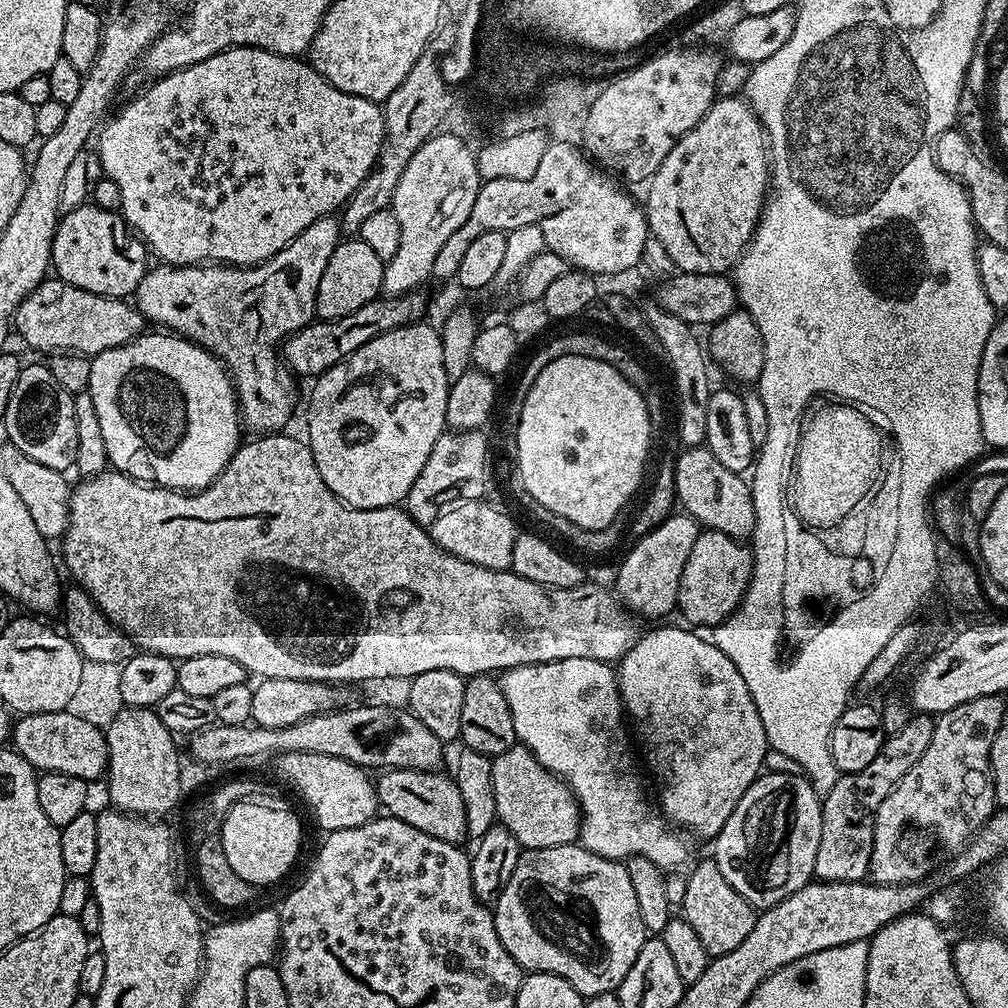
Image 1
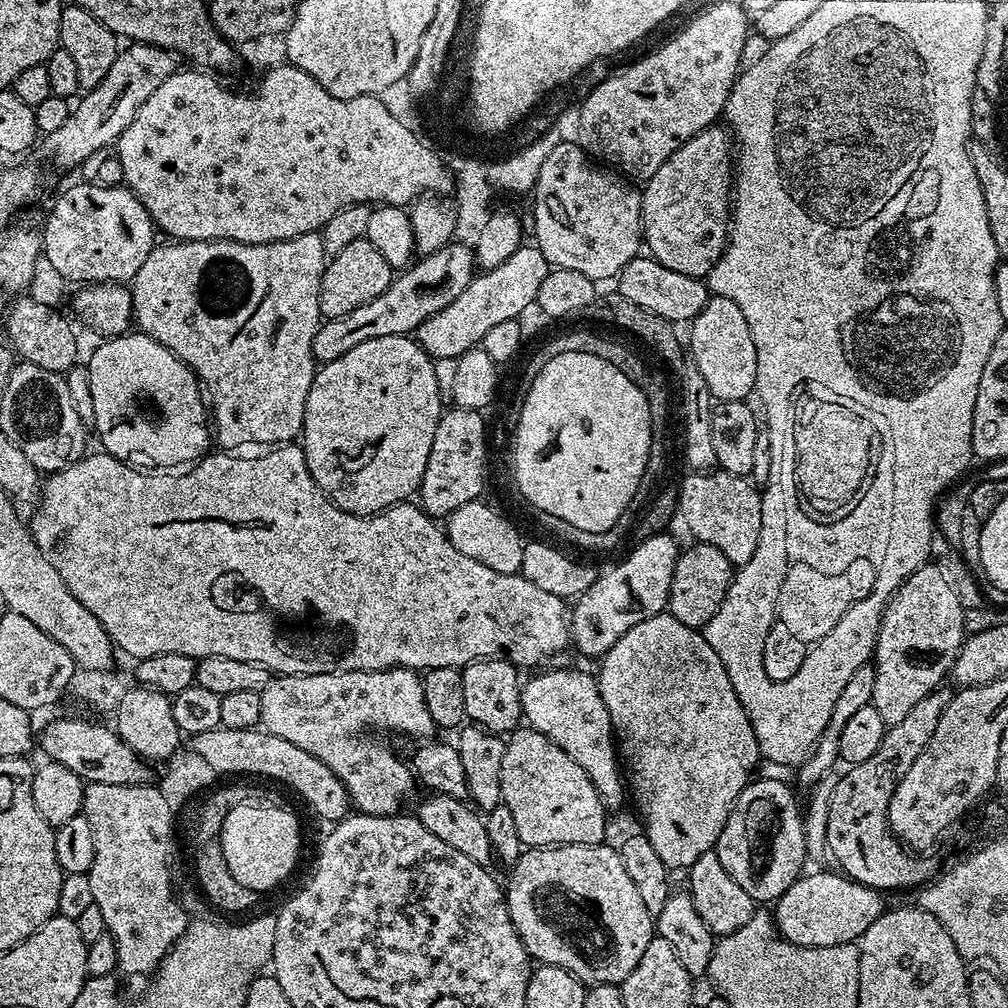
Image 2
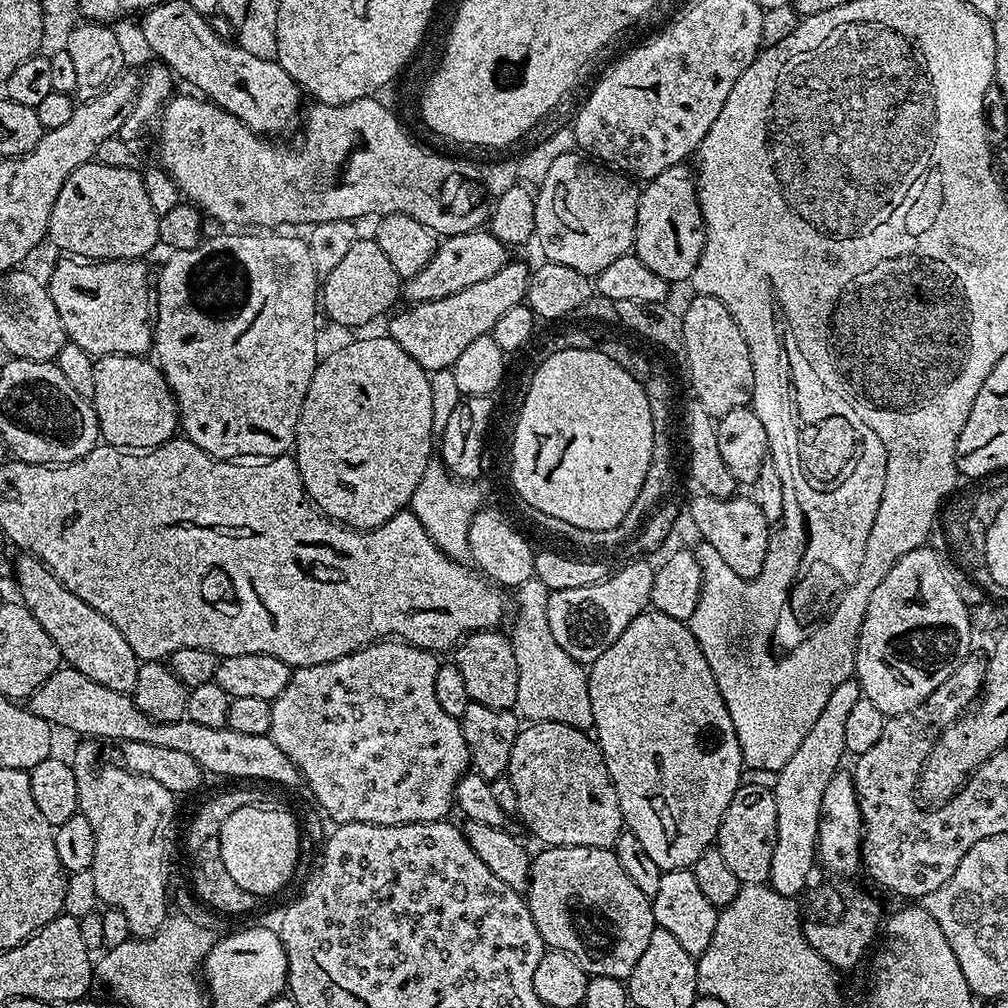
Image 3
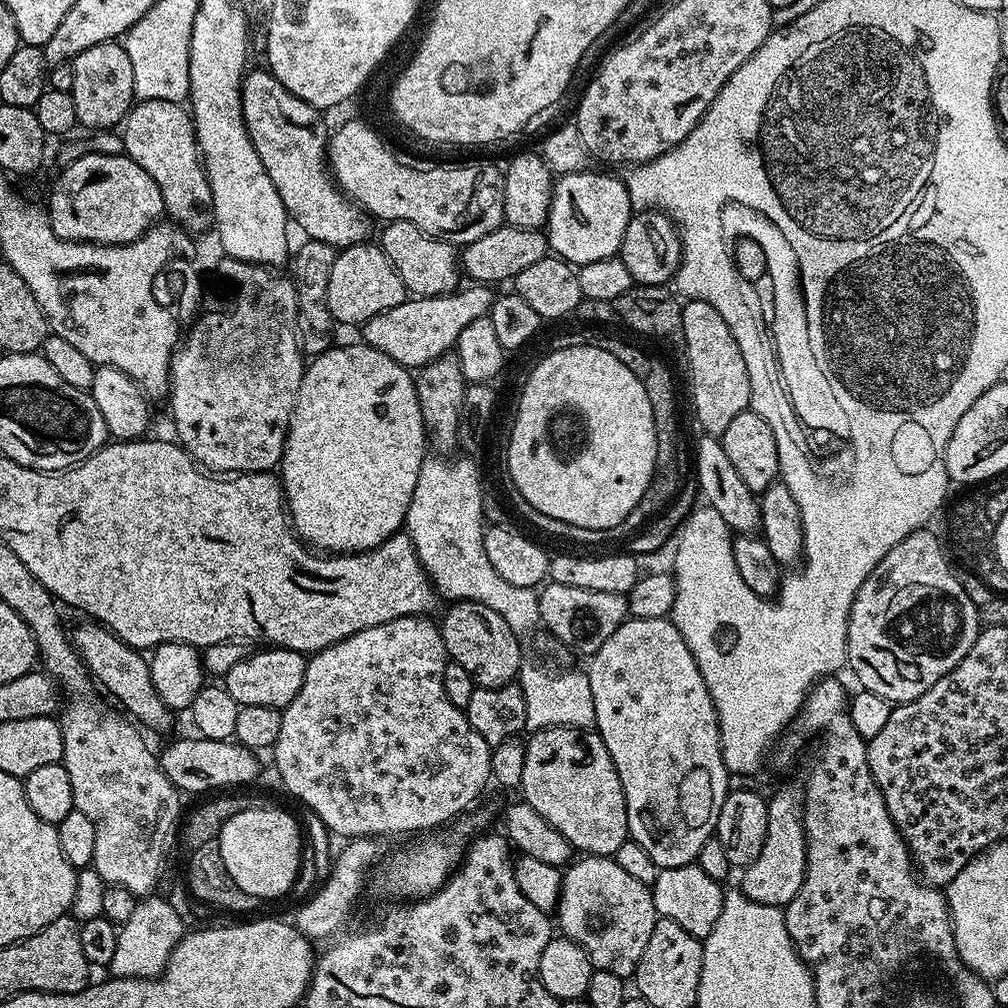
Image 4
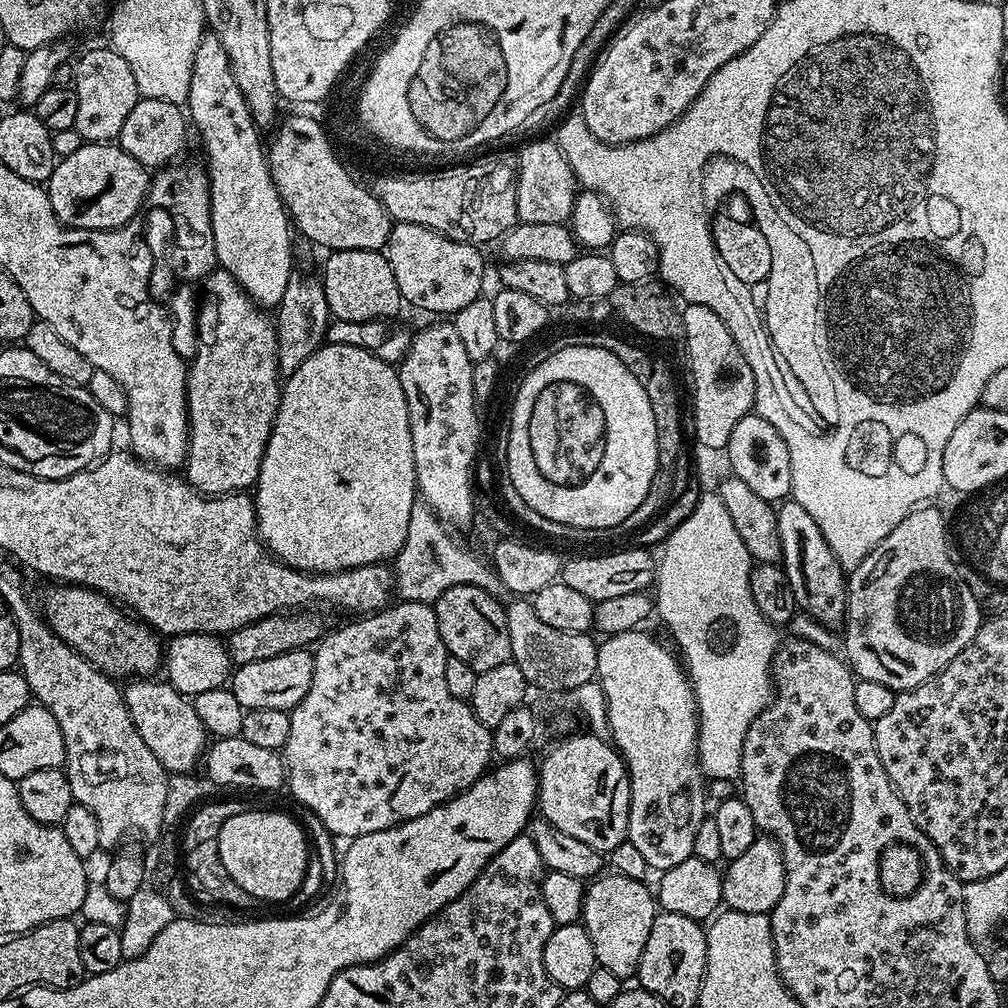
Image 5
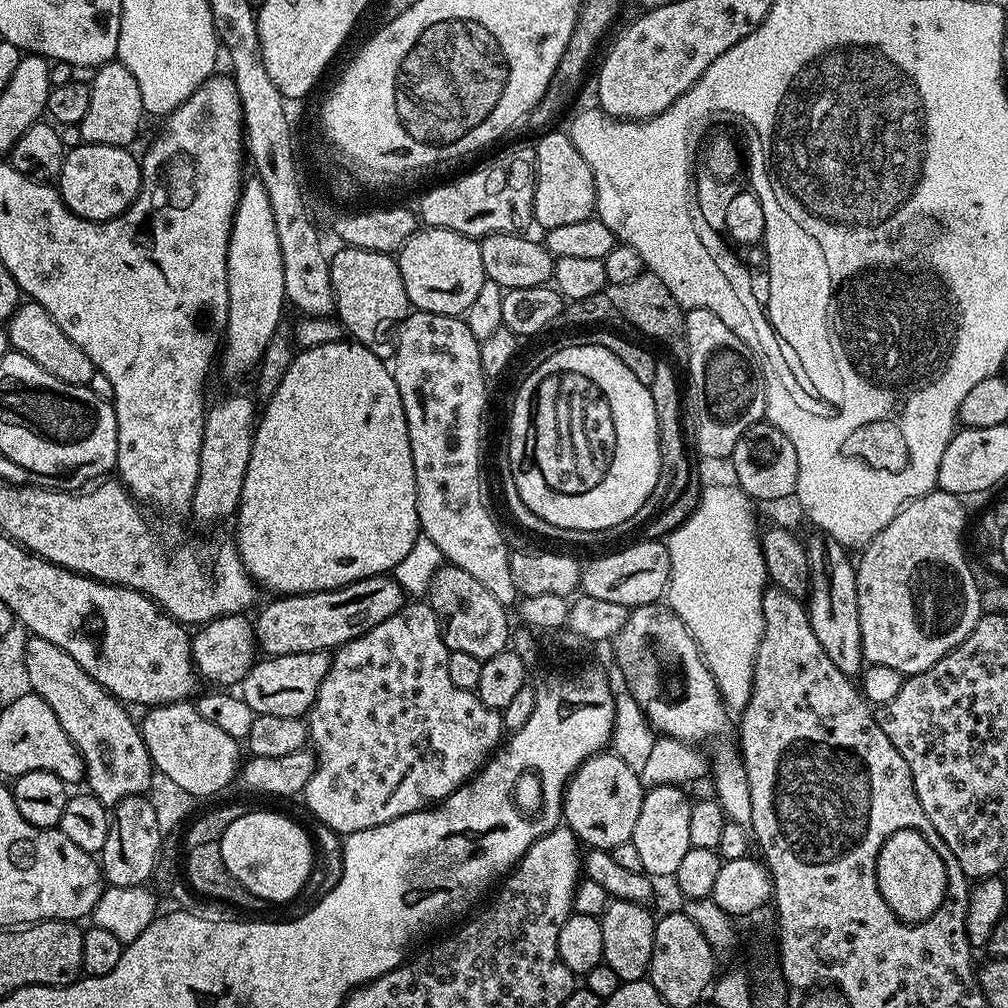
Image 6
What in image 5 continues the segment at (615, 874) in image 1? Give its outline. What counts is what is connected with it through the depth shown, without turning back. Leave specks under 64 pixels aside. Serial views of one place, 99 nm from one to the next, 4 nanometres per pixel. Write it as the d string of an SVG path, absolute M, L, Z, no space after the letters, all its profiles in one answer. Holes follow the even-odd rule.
M601 874L584 889L584 905L580 920L586 934L590 934L590 942L594 942L594 954L597 965L622 978L635 977L638 962L642 962L642 950L646 947L646 938L650 938L650 926L654 926L654 918L658 911L658 901L653 889L643 880L626 878L615 874Z

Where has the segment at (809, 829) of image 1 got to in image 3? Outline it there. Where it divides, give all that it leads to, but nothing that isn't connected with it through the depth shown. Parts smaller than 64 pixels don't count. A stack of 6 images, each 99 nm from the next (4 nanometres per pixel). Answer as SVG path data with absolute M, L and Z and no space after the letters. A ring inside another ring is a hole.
M741 784L734 798L730 798L730 806L726 806L726 814L715 838L722 858L726 858L726 866L734 870L734 878L738 878L741 884L768 884L776 838L778 813L773 789Z

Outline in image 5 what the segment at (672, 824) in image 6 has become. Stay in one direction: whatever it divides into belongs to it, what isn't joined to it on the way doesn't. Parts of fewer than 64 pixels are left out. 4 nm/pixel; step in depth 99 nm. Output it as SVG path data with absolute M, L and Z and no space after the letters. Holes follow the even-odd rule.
M644 630L609 635L604 642L597 650L596 675L607 700L607 731L611 743L628 765L630 818L627 840L641 852L642 858L646 858L649 869L673 868L678 866L678 862L686 862L686 858L692 856L698 826L702 826L706 819L706 777L700 769L696 754L696 739L700 734L696 693L673 649L663 648L654 637L647 636Z

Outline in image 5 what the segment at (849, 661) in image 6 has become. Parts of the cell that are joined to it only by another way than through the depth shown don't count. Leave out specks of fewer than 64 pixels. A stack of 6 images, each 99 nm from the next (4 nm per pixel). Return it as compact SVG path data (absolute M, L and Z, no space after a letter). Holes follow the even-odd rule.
M794 499L783 501L776 508L778 538L782 546L780 559L786 578L794 590L796 607L805 617L811 618L823 628L836 630L844 623L848 606L848 582L846 570L838 562L834 550L826 542L818 522Z

